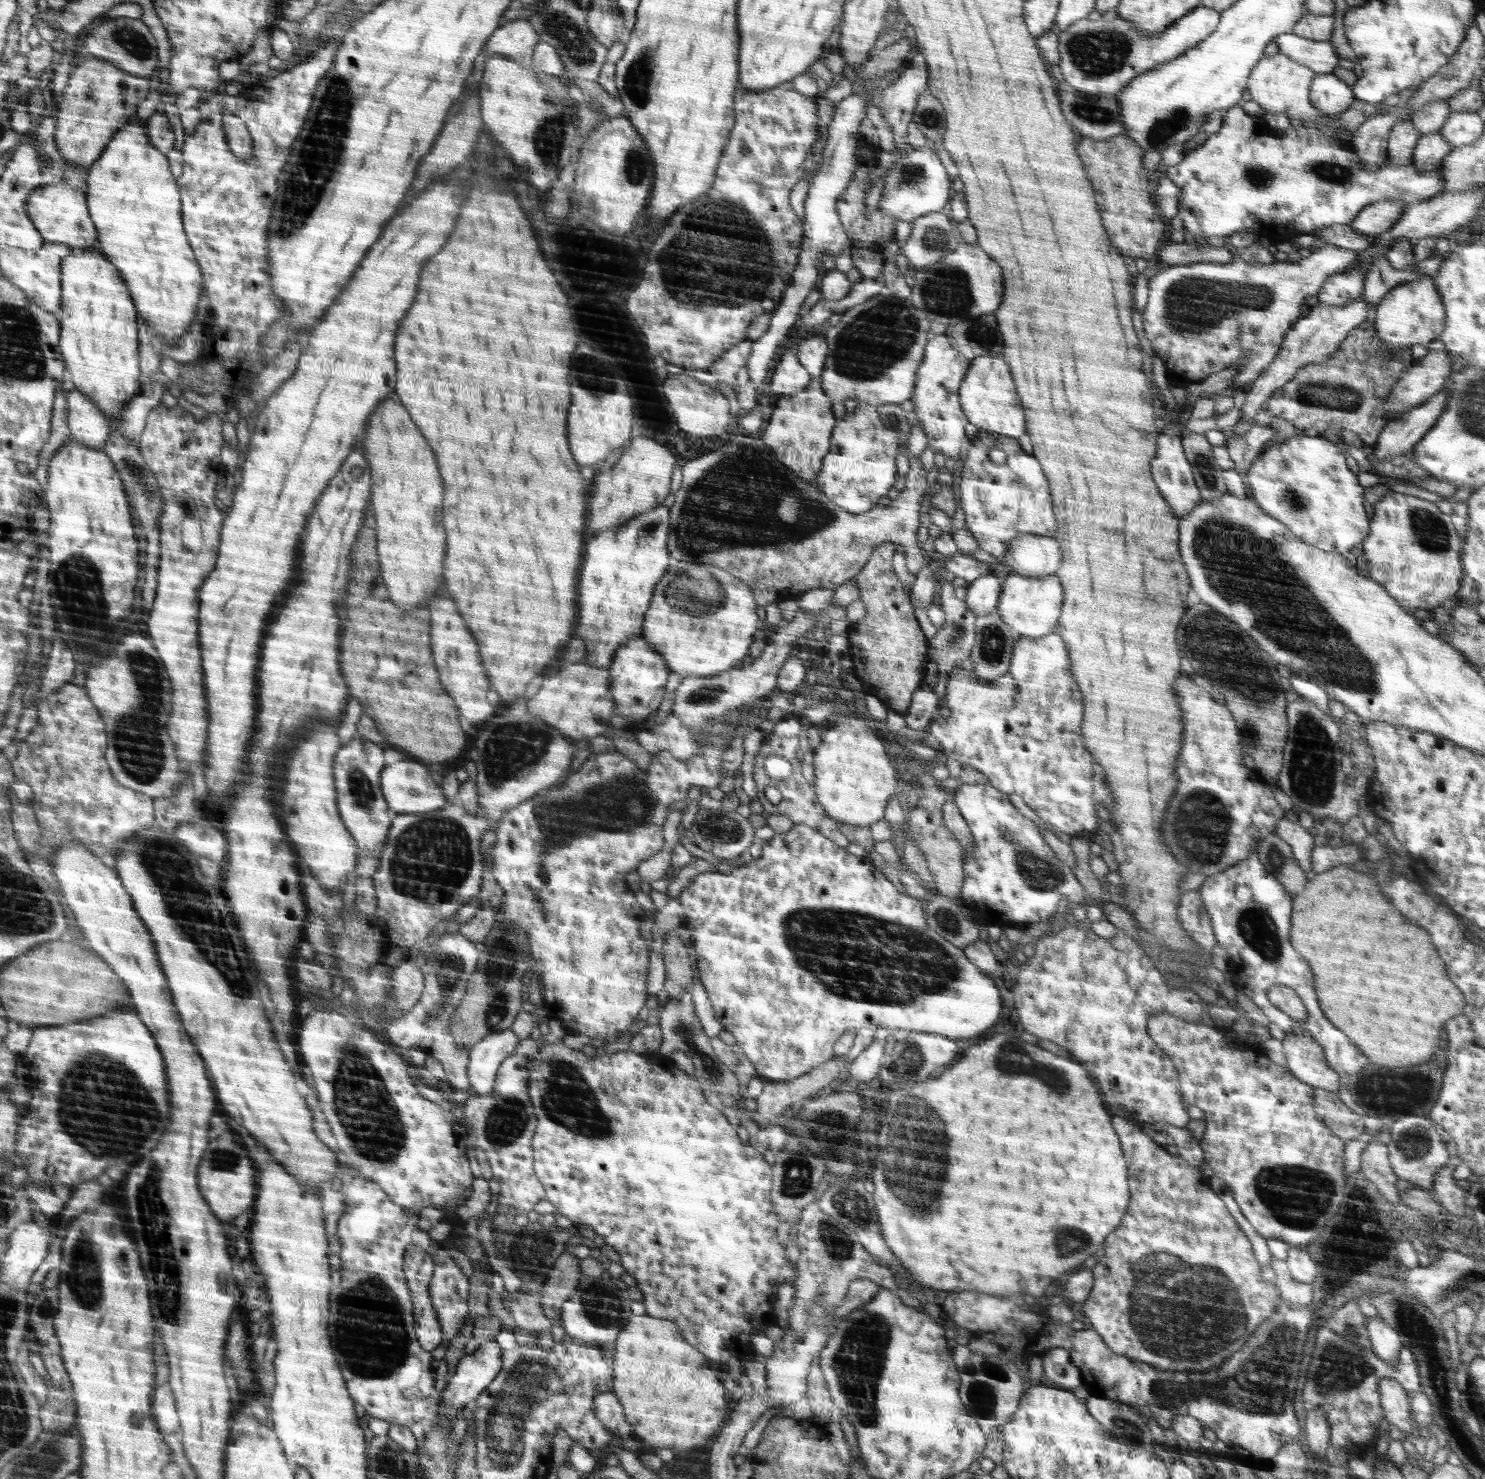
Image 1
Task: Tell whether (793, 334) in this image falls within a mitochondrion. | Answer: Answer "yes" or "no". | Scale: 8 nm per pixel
no

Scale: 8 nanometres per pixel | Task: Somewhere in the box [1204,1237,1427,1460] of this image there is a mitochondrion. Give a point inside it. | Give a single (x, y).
(1338, 1370)

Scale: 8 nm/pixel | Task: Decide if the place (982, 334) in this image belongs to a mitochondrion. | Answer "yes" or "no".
yes

